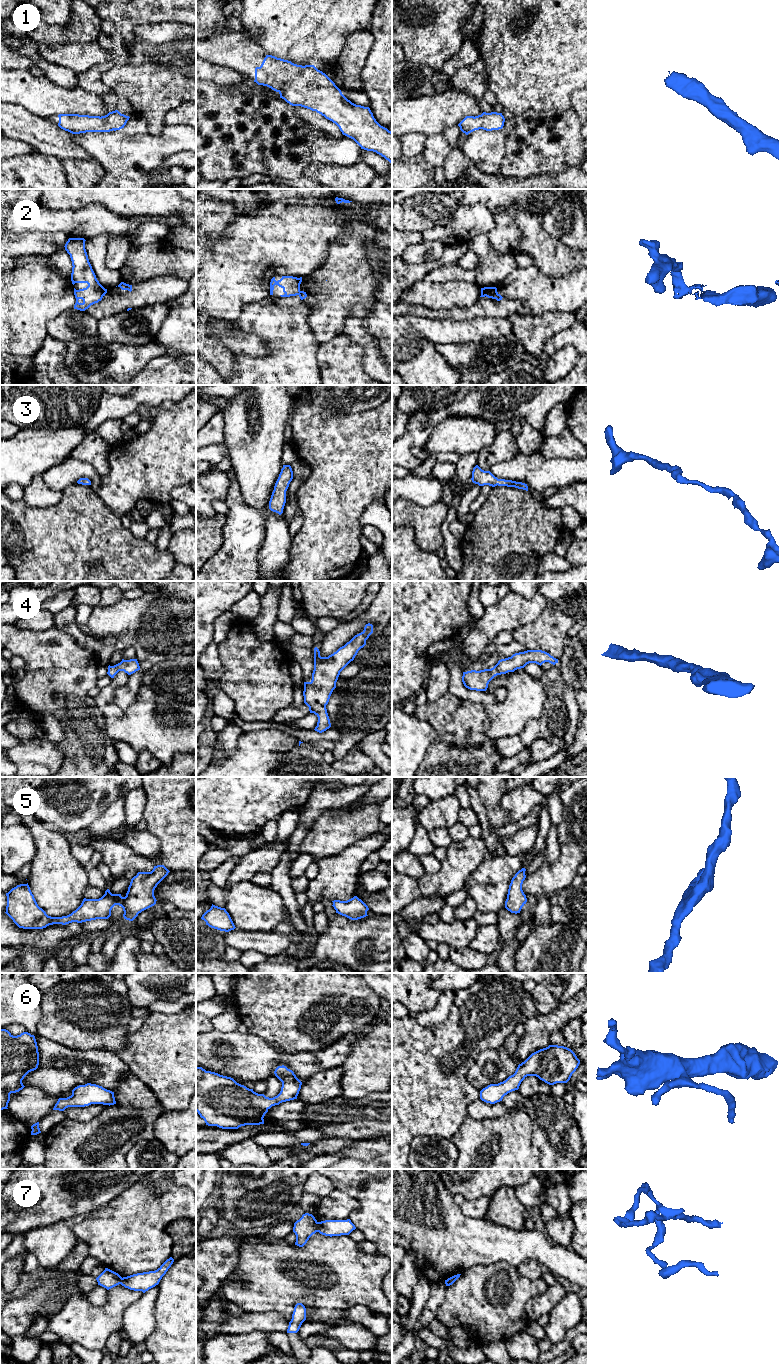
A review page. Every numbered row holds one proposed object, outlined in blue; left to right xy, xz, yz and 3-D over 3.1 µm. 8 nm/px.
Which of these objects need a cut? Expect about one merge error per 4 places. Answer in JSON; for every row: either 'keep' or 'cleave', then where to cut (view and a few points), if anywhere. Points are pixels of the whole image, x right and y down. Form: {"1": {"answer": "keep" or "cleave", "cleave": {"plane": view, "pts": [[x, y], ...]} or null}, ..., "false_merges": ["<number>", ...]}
{"1": {"answer": "keep", "cleave": null}, "2": {"answer": "cleave", "cleave": {"plane": "yz", "pts": [[496, 288], [494, 298]]}}, "3": {"answer": "keep", "cleave": null}, "4": {"answer": "keep", "cleave": null}, "5": {"answer": "keep", "cleave": null}, "6": {"answer": "keep", "cleave": null}, "7": {"answer": "cleave", "cleave": {"plane": "xz", "pts": [[318, 1222], [317, 1231]]}}, "false_merges": ["2", "7"]}

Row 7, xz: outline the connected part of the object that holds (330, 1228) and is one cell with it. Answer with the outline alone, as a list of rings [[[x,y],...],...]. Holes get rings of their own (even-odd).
[[[350,1219],[347,1220],[325,1220],[318,1222],[317,1231],[325,1236],[349,1235],[355,1230],[355,1225]]]

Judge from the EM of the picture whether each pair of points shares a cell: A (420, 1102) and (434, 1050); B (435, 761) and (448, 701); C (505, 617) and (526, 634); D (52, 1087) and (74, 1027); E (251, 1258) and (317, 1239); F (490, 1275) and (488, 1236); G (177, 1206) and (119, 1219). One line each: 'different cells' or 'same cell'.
A: same cell
B: same cell
C: different cells
D: different cells
E: same cell
F: different cells
G: same cell

